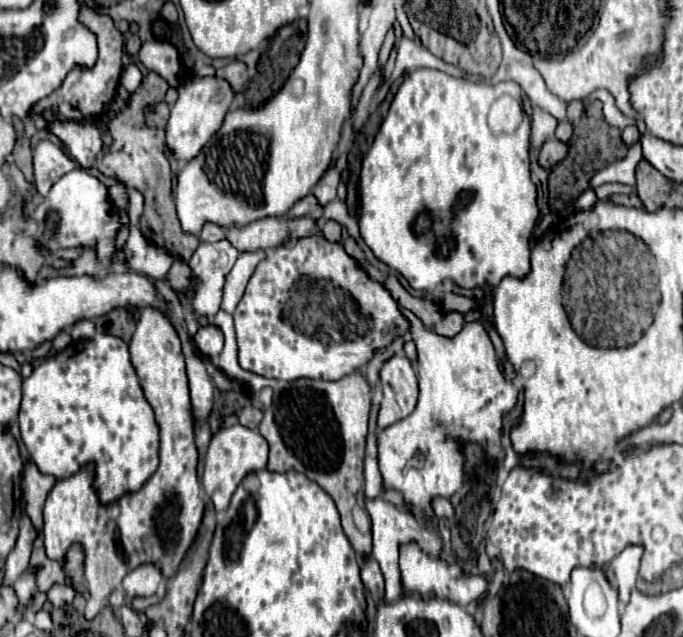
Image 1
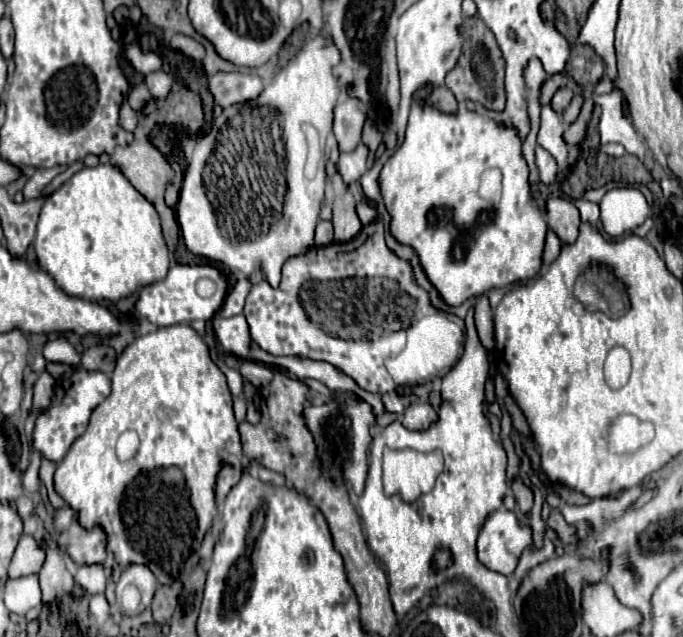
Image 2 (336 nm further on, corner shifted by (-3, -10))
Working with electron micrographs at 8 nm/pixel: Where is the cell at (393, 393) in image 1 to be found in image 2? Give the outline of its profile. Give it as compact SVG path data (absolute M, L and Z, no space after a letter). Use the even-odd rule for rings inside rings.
M414 403L406 409L404 413L404 427L408 429L416 429L416 431L426 431L434 421L438 419L436 411L432 409L430 403Z

